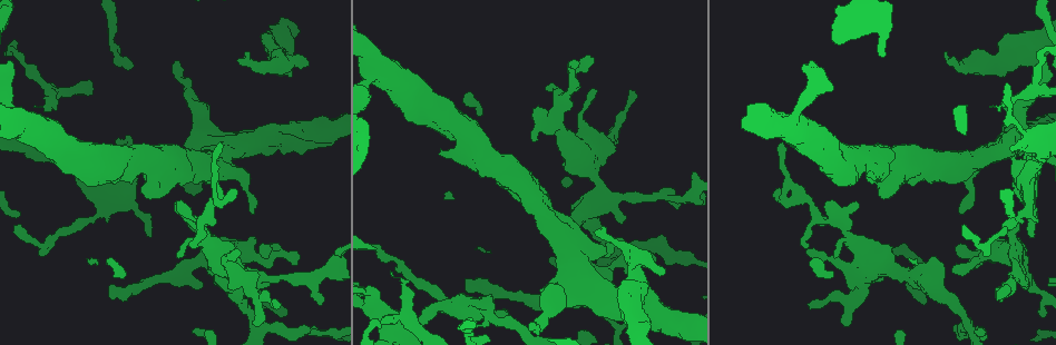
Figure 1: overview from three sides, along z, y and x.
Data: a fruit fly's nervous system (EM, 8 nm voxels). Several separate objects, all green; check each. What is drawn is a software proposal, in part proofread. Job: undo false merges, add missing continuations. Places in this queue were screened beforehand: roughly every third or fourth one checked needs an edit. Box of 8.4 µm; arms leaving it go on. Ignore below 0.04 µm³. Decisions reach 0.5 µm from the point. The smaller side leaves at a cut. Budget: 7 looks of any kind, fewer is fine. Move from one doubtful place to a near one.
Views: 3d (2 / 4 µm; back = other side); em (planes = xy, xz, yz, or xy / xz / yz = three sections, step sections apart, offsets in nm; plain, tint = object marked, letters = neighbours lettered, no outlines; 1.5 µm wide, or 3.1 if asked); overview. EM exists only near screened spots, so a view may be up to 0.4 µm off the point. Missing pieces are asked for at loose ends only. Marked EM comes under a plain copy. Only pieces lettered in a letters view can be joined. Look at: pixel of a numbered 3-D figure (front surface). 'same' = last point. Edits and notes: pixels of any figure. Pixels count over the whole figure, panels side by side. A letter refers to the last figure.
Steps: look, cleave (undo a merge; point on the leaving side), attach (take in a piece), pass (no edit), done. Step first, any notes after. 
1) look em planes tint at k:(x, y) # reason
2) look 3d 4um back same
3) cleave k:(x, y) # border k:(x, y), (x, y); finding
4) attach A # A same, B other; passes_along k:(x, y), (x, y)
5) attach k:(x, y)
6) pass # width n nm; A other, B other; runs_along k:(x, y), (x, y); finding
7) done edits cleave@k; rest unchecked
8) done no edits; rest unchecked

look 3d 4um at 1:(15, 225) # end of a long branch

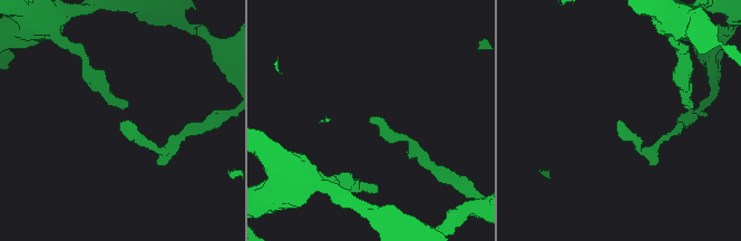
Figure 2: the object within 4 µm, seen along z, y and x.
look em xy step 4 tint at 2:(119, 123)

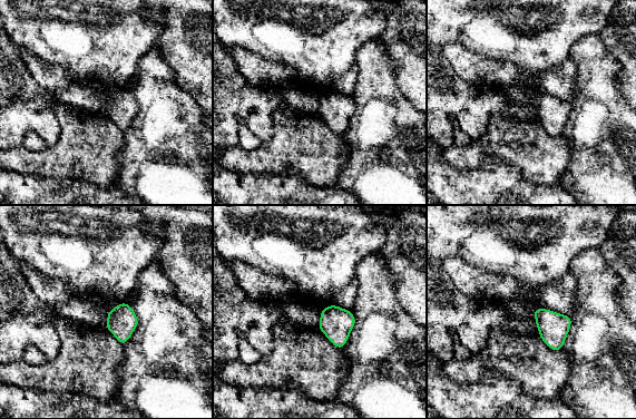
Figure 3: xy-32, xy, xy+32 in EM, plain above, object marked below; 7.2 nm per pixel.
look em planes letters same

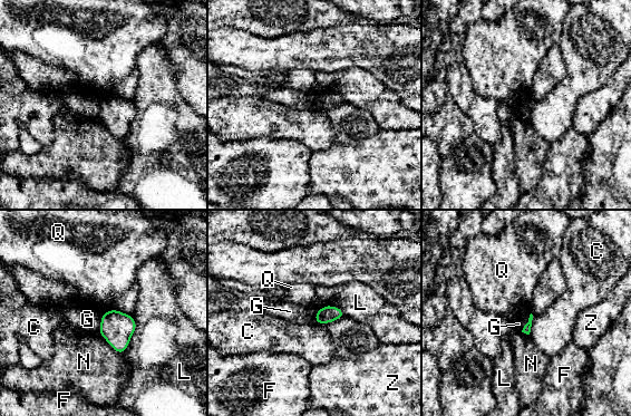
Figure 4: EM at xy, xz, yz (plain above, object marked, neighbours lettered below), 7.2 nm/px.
pass # longest_contact L 300 nm; C other, F other, G other, L other, N other, Q other, Z other; no lettered piece goes on from it

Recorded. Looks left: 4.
look 3d 2um at 1:(560, 124)

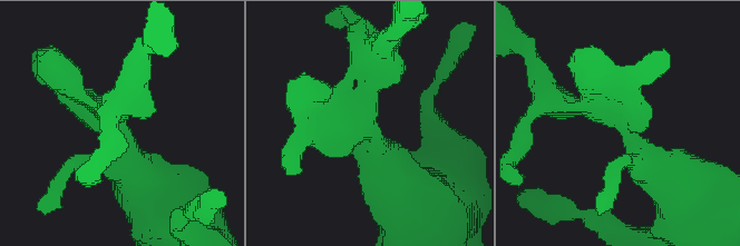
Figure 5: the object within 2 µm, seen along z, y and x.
look em planes letters at 5:(626, 126) # shape alone is not enough

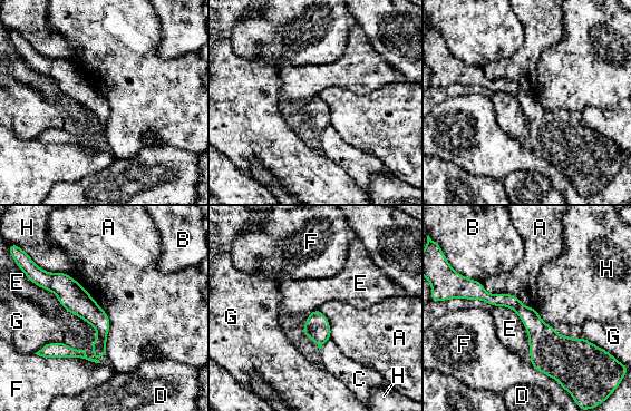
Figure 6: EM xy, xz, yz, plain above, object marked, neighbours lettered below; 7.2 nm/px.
pass # A other, B other, C other, D other, E other, F other, G other, H other; runs_along 6:(468, 287), (584, 349); one neuron here

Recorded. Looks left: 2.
look 3d 4um at 1:(258, 258) # calibre changes

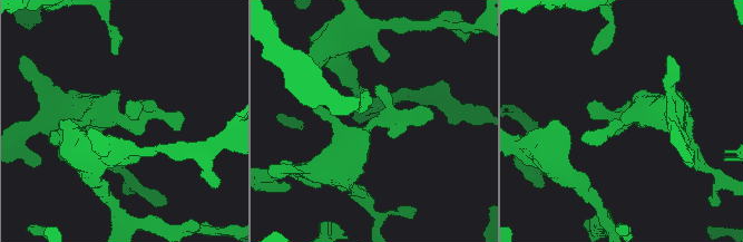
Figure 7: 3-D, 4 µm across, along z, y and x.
look em xz step 4 letters at 7:(371, 123)

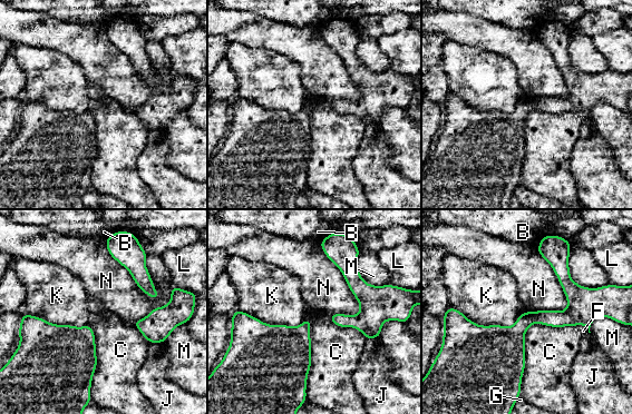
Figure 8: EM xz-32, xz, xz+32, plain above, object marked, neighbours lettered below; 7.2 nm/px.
pass # B other, C other, F other, G other, J other, K other, L other, M other, N other; border 8:(453, 307), (484, 325), (524, 312); continuous, no second neuron

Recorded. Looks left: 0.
done no edits; rest unchecked

